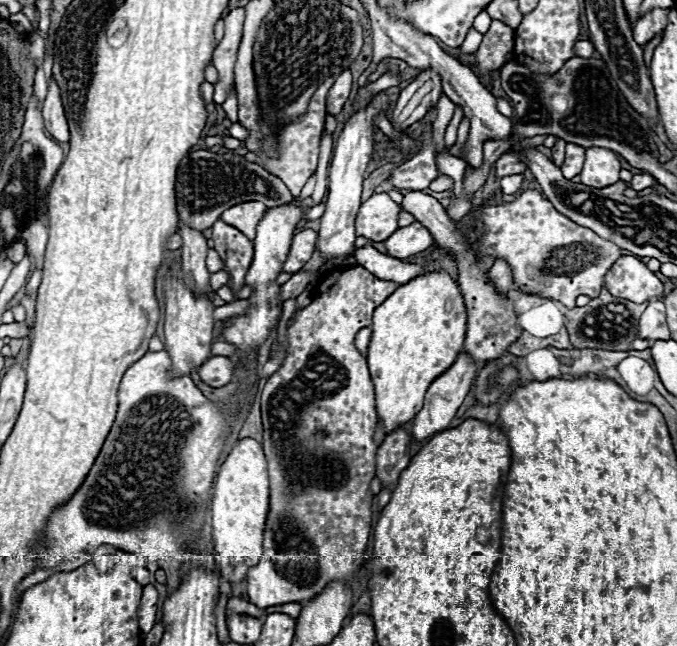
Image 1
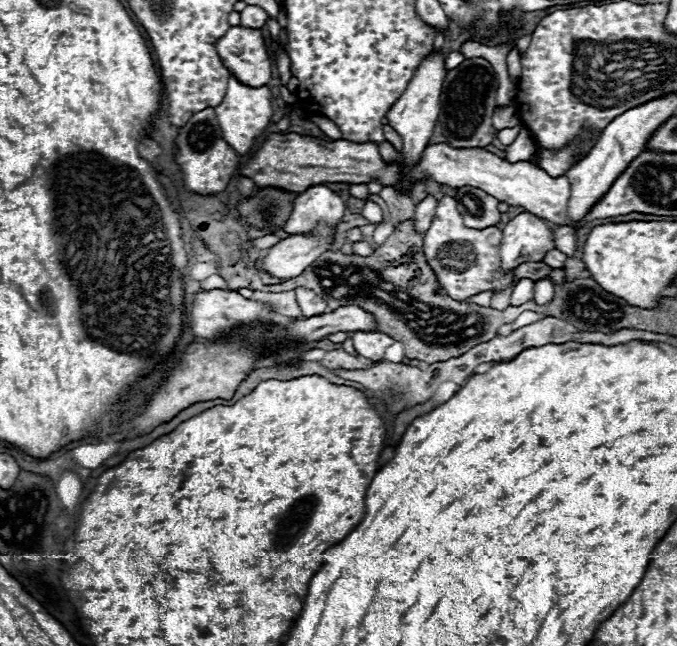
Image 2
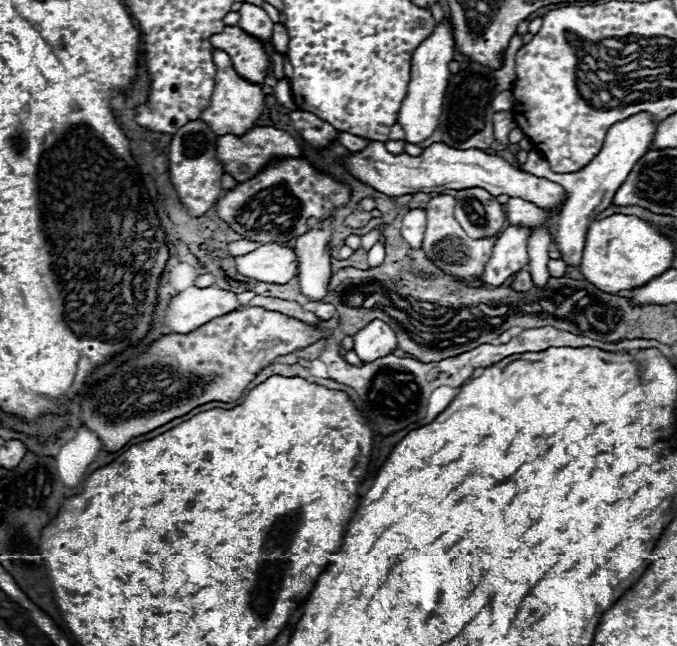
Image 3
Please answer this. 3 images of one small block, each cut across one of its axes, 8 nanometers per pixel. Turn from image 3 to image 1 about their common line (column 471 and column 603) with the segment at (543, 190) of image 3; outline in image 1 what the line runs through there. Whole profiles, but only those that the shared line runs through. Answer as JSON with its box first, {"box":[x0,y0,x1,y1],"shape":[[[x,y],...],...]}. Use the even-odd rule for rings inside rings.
{"box":[580,148,622,188],"shape":[[[586,148],[586,162],[580,172],[582,184],[592,188],[606,188],[616,184],[622,166],[614,152],[604,148]]]}

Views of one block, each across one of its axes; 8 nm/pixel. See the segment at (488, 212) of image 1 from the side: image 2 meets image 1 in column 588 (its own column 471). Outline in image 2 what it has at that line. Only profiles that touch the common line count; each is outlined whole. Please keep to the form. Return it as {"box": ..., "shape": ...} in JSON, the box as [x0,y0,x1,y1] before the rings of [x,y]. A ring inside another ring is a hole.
{"box":[422,196,514,310],"shape":[[[442,196],[438,200],[434,220],[424,234],[422,248],[426,252],[426,262],[430,264],[430,268],[434,268],[438,282],[442,284],[442,288],[450,298],[466,300],[474,294],[496,290],[490,306],[502,310],[510,304],[510,292],[514,286],[512,286],[512,272],[504,276],[498,272],[500,240],[502,240],[502,230],[498,230],[496,226],[490,226],[484,230],[464,228],[462,216],[456,210],[456,200],[452,196]]]}

